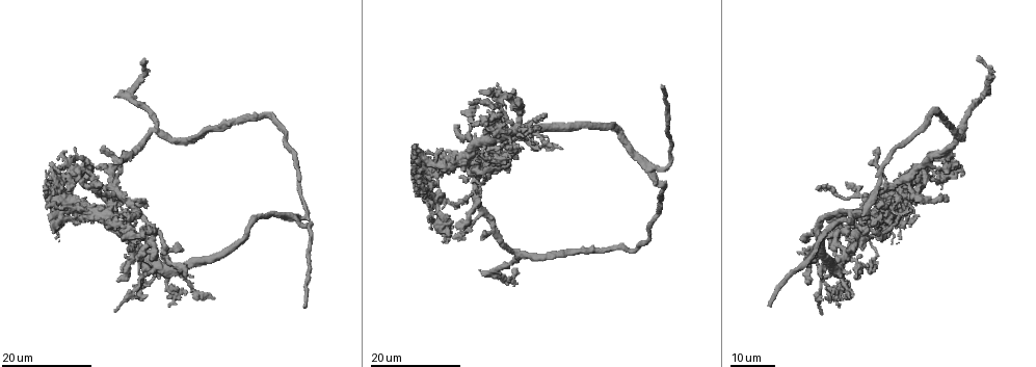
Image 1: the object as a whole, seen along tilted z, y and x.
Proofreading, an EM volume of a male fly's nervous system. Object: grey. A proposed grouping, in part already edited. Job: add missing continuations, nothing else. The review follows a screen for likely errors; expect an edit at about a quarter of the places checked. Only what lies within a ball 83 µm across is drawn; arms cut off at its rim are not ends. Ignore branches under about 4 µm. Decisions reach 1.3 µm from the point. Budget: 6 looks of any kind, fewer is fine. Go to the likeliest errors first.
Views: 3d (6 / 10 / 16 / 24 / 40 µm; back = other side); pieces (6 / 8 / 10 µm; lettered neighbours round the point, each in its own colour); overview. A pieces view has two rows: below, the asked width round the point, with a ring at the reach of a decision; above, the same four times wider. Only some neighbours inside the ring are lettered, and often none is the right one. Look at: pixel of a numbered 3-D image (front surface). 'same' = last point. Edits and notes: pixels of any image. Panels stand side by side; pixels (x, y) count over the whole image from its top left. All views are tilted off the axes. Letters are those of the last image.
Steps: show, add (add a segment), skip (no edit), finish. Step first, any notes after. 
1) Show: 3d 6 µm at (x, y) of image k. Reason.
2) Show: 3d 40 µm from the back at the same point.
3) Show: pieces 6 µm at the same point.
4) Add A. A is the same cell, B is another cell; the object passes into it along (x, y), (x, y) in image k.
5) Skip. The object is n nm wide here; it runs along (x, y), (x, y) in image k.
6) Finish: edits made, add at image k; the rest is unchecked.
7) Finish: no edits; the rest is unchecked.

Show: 3d 16 µm at (534, 141) of image 1. Thin end.

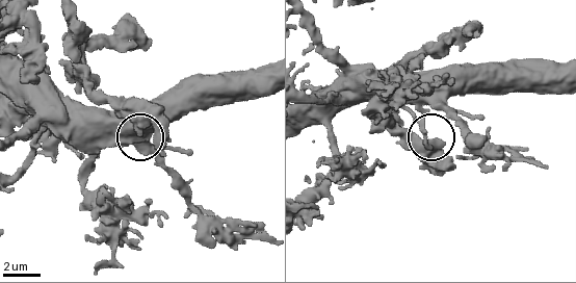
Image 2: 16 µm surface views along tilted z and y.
Show: pieces 8 µm at (430, 149) of image 2.

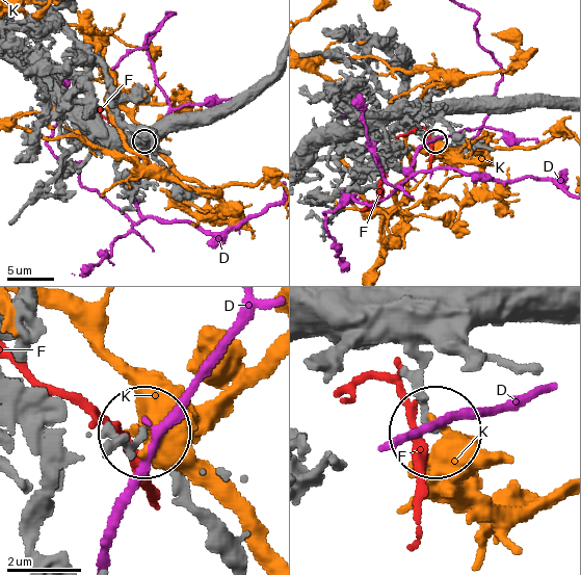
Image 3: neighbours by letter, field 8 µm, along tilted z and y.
Skip. The object is 170 nm wide here; D, F and K are other cells; none of them fits.

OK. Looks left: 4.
Show: 3d 16 µm at (861, 256) of image 1.

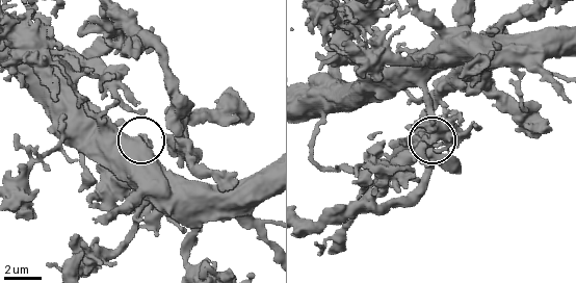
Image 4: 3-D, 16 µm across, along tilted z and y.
Show: pieces 8 µm at the same point.

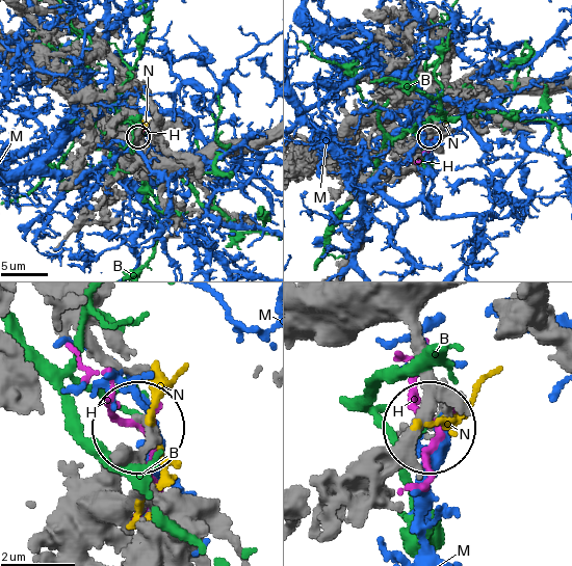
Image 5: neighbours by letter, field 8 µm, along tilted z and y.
Skip. The object is 210 nm wide here; B, H, M and N are other cells; none of them fits.

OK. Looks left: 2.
Show: 3d 16 µm at (827, 222) of image 1. Free end.

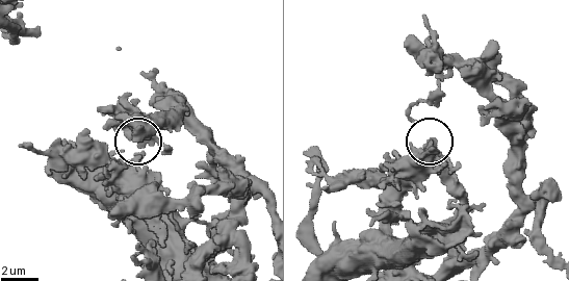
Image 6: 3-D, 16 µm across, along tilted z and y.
Show: pieces 10 µm at (135, 134) of image 6.

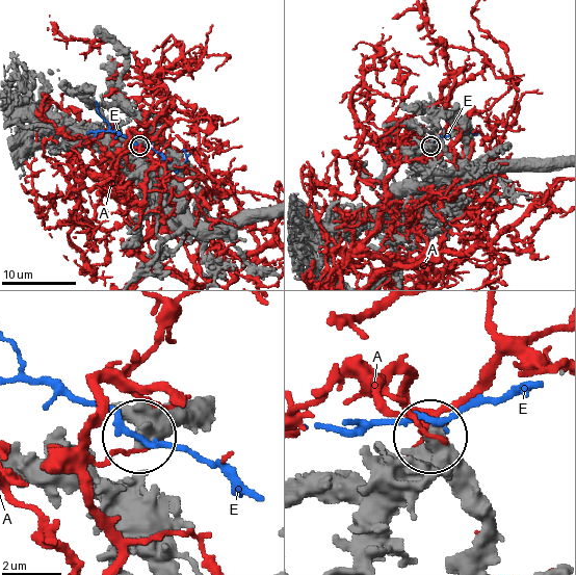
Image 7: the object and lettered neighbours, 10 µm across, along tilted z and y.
Skip. A and E are other cells; no lettered segment goes on from it.

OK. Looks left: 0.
Finish: no edits; the rest is unchecked.

